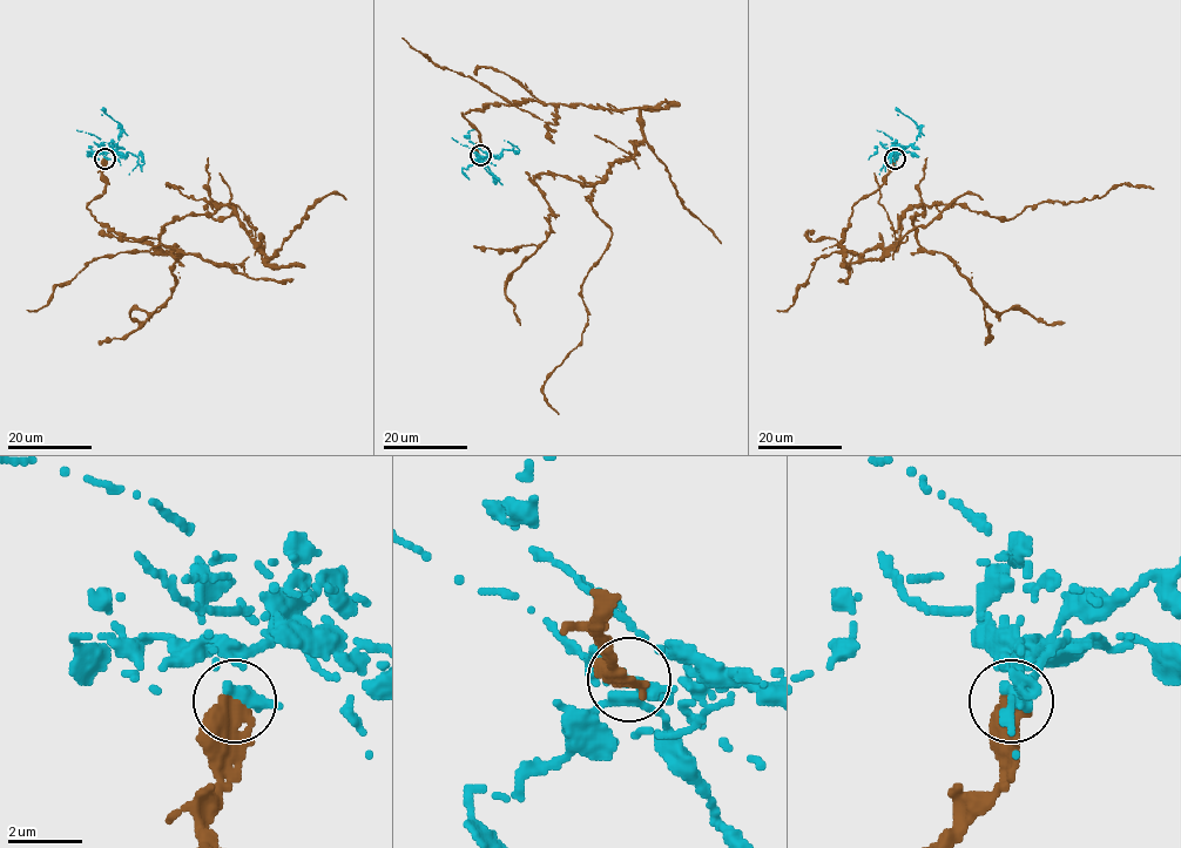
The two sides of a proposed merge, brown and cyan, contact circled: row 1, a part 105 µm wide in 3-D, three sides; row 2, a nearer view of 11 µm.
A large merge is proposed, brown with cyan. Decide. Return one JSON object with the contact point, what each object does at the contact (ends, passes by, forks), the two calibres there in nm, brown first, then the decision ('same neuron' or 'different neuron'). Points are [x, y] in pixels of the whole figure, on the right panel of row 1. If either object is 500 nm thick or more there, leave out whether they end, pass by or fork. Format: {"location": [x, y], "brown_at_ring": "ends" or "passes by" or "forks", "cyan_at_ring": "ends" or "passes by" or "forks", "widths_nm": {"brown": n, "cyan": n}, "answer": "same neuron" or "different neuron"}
{"location": [895, 158], "widths_nm": {"brown": 550, "cyan": 400}, "answer": "different neuron"}

